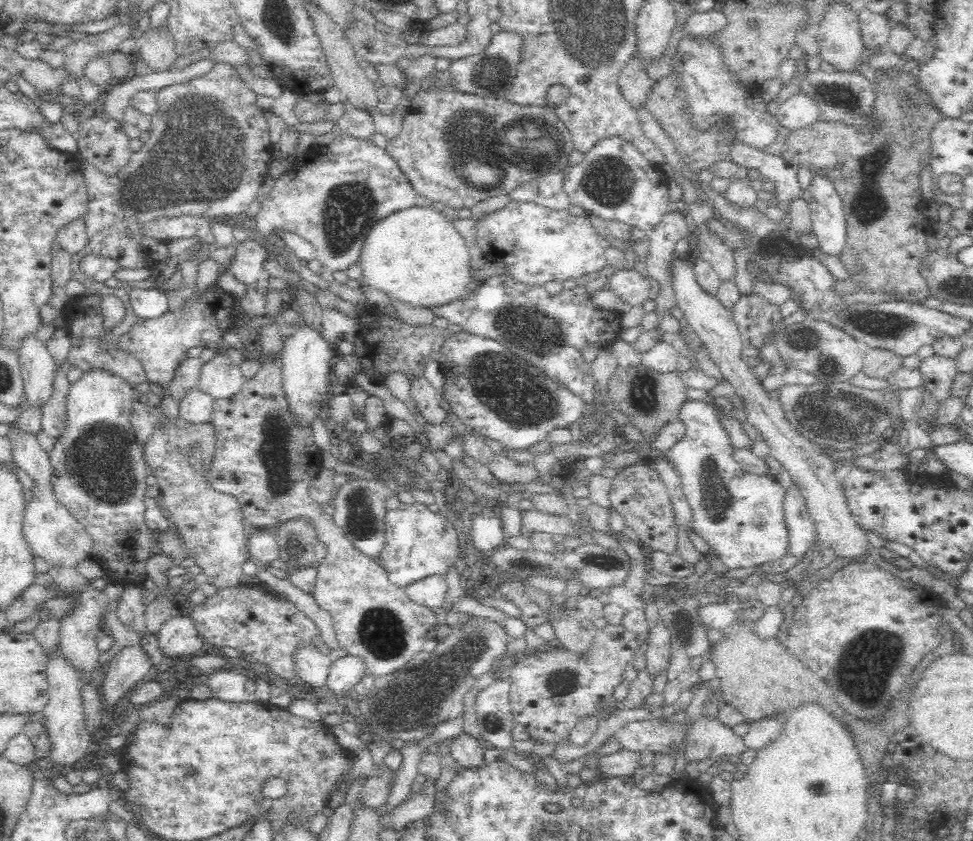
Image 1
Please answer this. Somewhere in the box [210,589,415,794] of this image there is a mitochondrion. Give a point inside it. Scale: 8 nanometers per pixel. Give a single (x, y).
(379, 630)

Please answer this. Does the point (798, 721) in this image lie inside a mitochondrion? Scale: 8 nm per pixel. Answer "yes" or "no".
no

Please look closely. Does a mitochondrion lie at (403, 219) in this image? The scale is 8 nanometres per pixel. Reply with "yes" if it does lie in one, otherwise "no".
no

